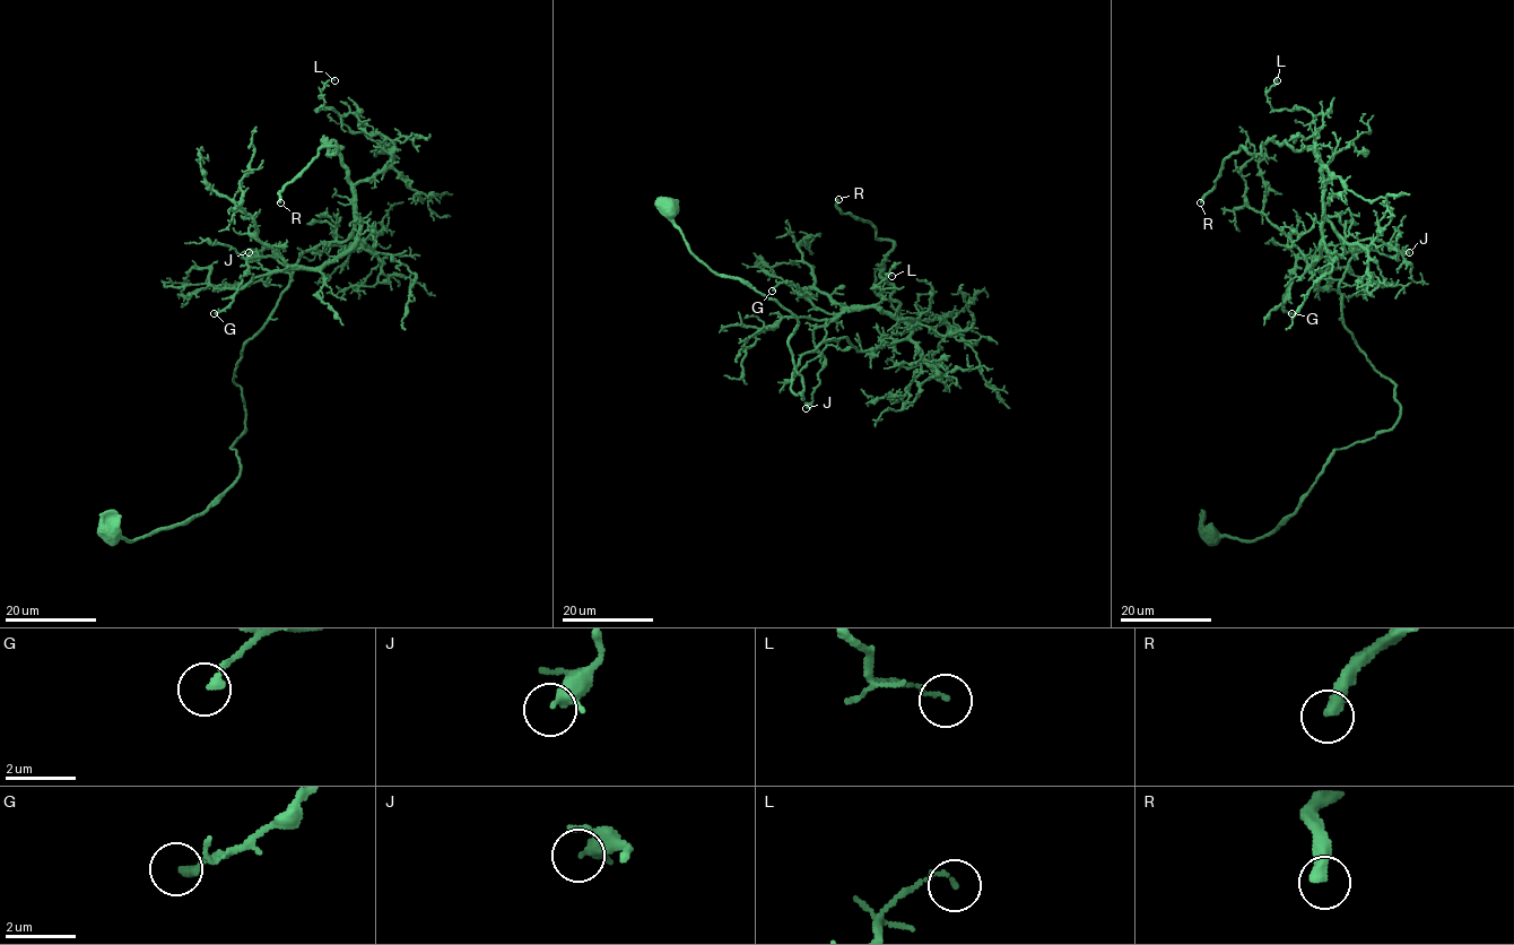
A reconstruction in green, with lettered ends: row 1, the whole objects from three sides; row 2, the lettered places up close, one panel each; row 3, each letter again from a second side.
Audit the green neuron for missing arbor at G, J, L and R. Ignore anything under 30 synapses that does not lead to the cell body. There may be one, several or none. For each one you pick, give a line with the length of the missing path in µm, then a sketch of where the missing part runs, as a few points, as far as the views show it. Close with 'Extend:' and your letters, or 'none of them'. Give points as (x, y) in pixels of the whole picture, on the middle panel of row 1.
R: about 100 µm are missing; missing branch runs (838, 199), (840, 180), (850, 172), (872, 176), (881, 167), (927, 164), (1069, 250), (1075, 274), (1095, 275)
Extend: R

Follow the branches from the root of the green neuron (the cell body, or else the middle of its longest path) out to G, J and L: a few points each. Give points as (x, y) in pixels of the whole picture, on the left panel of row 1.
G: (110, 530), (182, 525), (236, 479), (242, 348), (297, 259), (357, 222), (314, 268), (251, 257), (214, 313)
J: (110, 530), (182, 525), (236, 479), (242, 348), (297, 259), (359, 226), (314, 268), (249, 252)
L: (110, 530), (182, 525), (240, 474), (242, 348), (391, 157), (315, 110), (335, 80)

